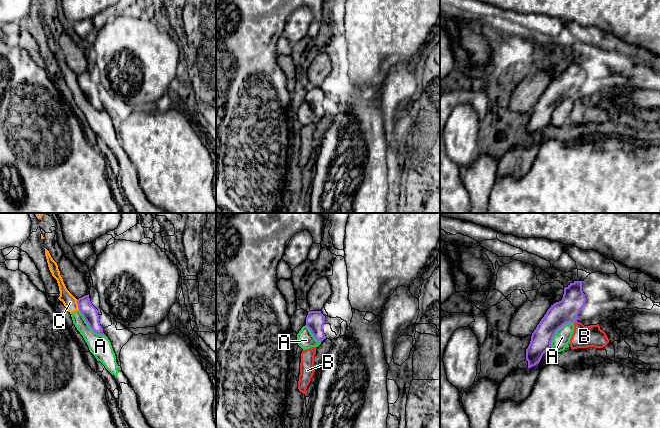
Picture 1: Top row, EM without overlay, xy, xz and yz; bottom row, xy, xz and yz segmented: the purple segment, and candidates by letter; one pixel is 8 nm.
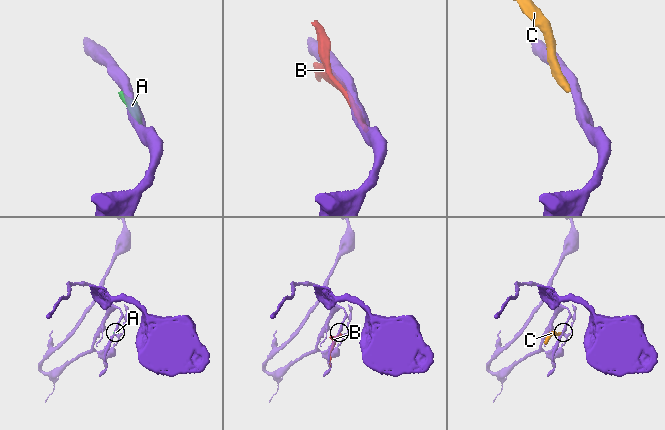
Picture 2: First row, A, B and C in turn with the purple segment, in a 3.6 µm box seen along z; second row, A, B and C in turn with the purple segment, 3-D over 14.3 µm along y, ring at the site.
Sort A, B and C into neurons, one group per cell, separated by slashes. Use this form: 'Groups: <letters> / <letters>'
Groups: A C / B

